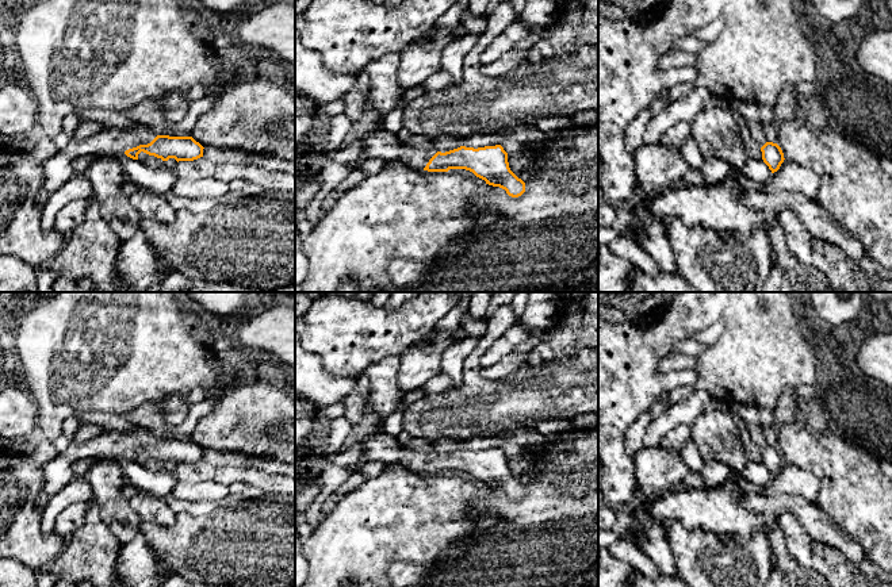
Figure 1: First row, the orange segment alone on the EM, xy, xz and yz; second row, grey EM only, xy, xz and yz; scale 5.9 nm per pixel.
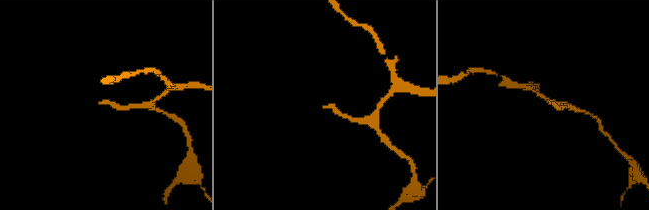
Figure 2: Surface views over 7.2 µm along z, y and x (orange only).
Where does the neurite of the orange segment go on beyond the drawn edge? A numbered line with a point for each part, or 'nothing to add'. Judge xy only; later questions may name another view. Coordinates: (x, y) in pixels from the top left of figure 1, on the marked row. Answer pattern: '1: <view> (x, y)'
1: xy (57, 169)

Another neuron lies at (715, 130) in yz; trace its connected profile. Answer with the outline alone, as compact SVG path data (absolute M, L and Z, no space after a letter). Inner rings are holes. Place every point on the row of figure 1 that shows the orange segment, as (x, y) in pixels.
M717 103L713 108L704 108L692 123L692 135L703 157L716 157L728 162L736 170L740 170L747 160L747 151L732 112L723 104Z

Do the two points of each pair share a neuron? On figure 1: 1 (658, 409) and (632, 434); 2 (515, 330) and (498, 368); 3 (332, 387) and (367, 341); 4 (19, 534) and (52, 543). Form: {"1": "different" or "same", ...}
{"1": "same", "2": "different", "3": "different", "4": "same"}

